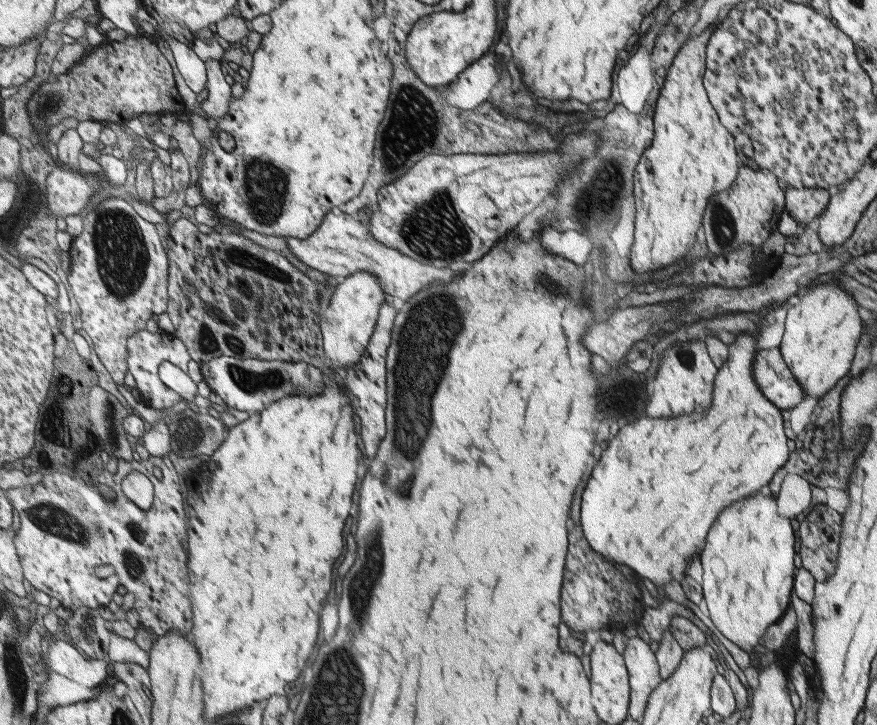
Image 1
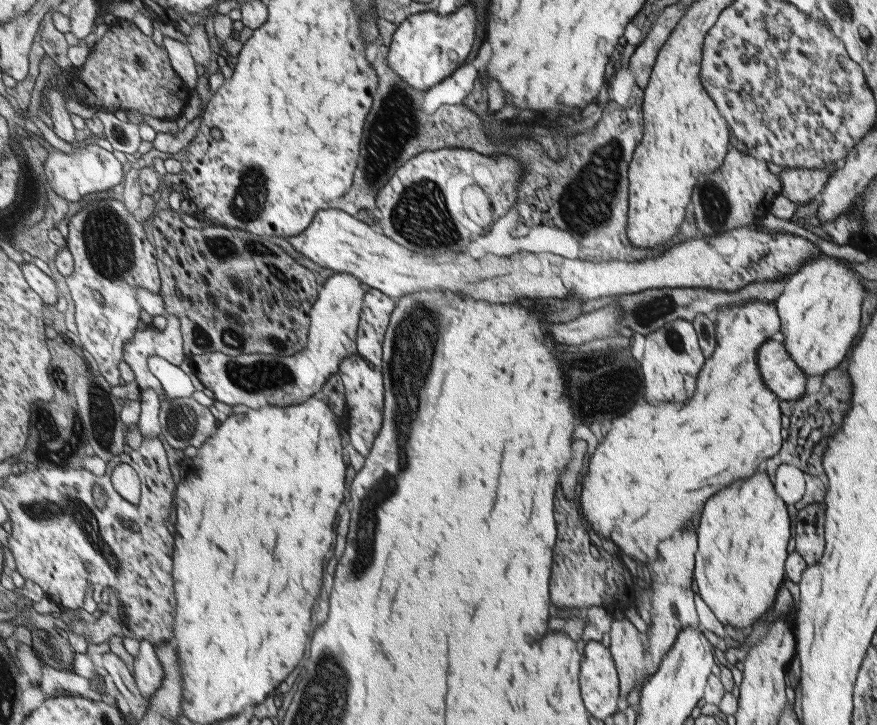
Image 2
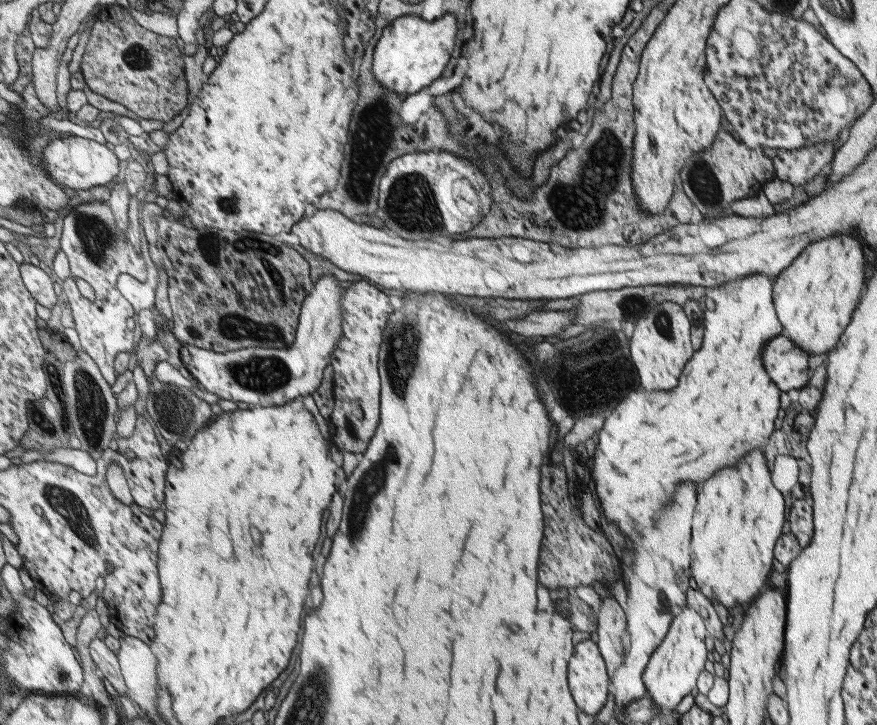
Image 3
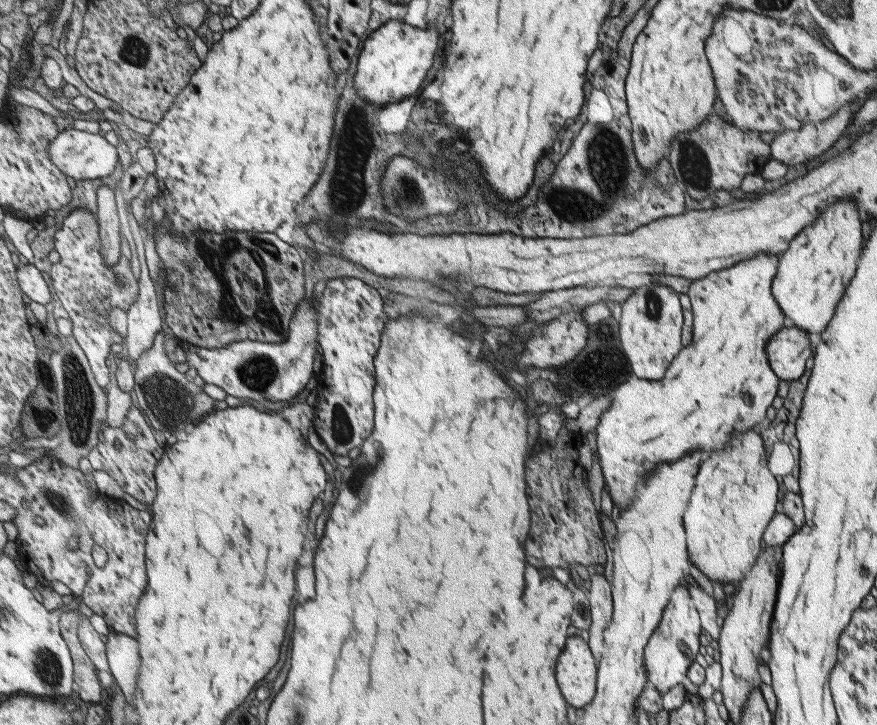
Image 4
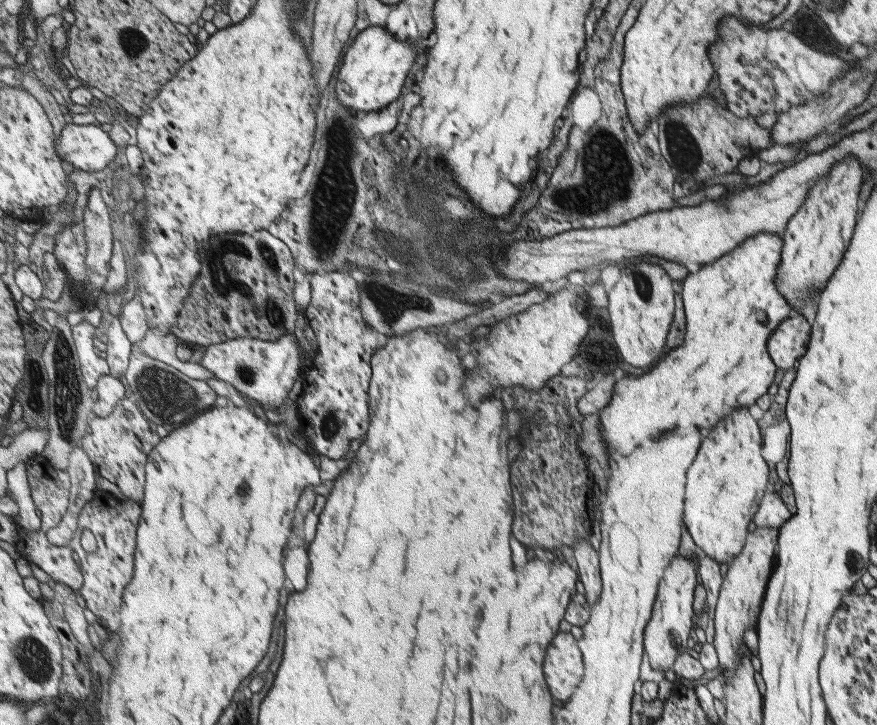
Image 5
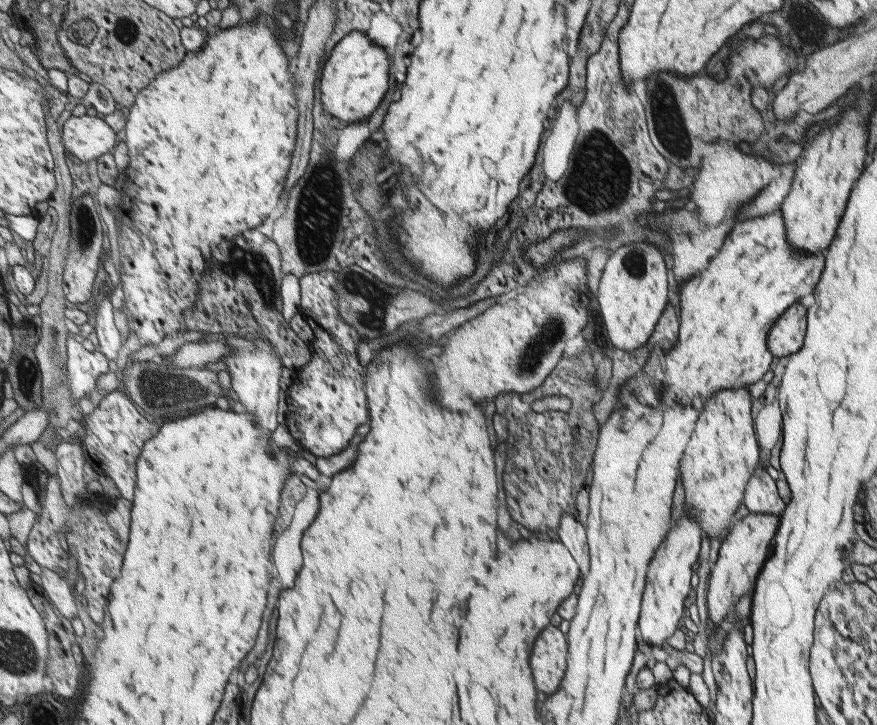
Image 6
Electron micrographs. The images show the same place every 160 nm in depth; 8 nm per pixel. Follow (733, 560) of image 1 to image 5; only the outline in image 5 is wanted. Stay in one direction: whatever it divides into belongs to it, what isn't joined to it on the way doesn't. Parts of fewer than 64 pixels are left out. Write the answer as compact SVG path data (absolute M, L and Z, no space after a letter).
M734 408L735 412L733 414L728 414L725 418L720 418L719 422L709 431L703 431L703 439L700 444L700 448L697 451L697 456L693 460L693 464L687 468L687 476L685 476L685 486L684 486L684 499L683 499L683 524L685 524L686 533L691 537L691 540L701 550L703 555L707 555L712 558L715 563L726 563L729 564L731 561L742 551L743 545L748 537L747 526L749 522L755 519L757 510L760 508L760 501L764 498L764 492L771 485L768 480L768 465L764 461L762 453L762 441L761 429L747 409L745 408Z

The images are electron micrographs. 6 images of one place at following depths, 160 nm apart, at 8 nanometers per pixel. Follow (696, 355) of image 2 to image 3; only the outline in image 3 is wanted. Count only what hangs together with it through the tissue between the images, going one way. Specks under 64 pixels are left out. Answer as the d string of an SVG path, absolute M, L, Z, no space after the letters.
M668 300L653 306L643 317L633 324L633 334L628 340L628 349L632 362L638 372L641 387L645 390L671 390L677 386L677 380L683 368L695 352L690 343L689 320L679 303Z

